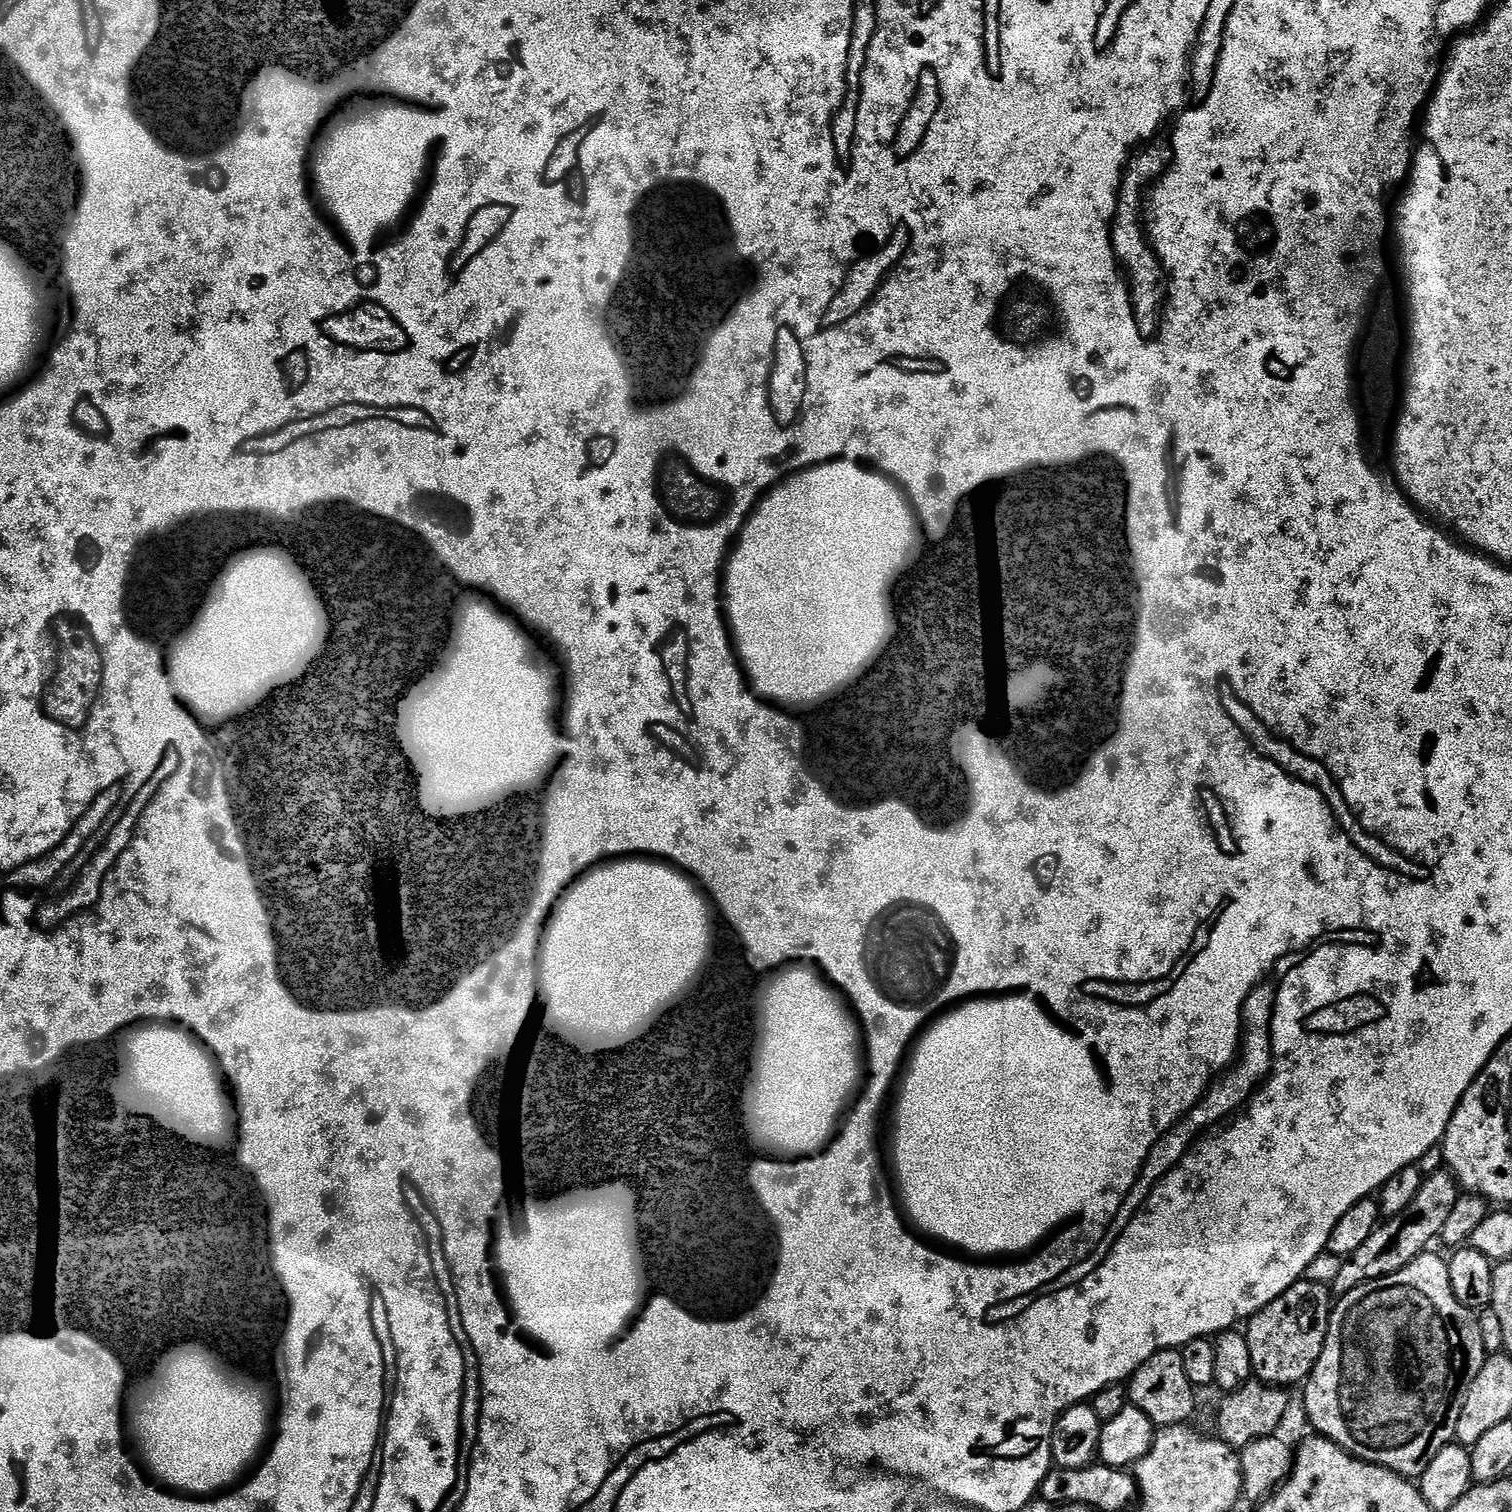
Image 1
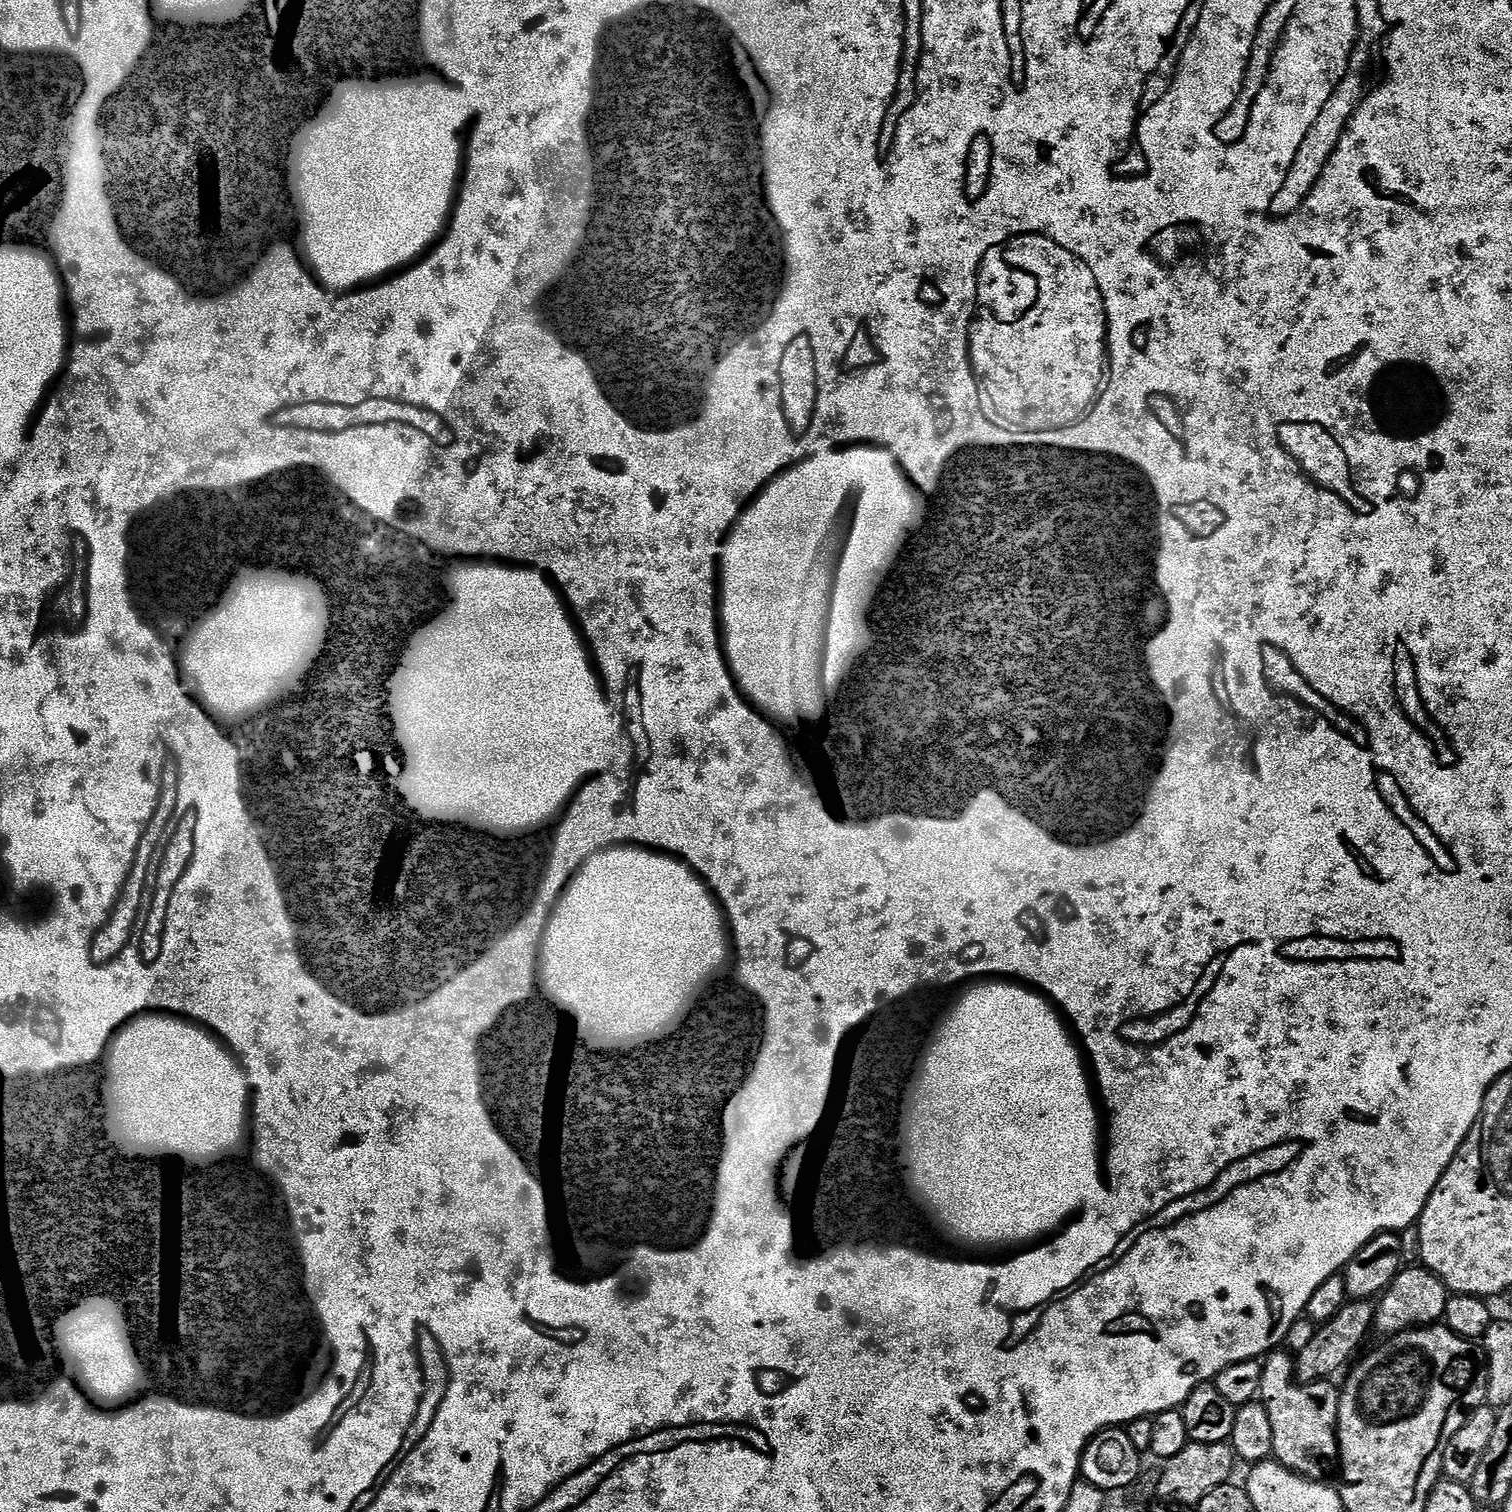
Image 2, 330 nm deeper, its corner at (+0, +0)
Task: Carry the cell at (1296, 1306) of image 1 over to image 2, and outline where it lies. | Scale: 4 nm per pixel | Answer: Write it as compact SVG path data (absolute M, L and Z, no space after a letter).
M1284 1350L1267 1353L1262 1363L1259 1399L1266 1406L1266 1414L1270 1414L1270 1426L1274 1430L1274 1460L1308 1480L1327 1481L1327 1476L1338 1468L1336 1427L1340 1388L1332 1385L1331 1379L1316 1380L1312 1384L1297 1382L1290 1375L1294 1368L1293 1357Z

